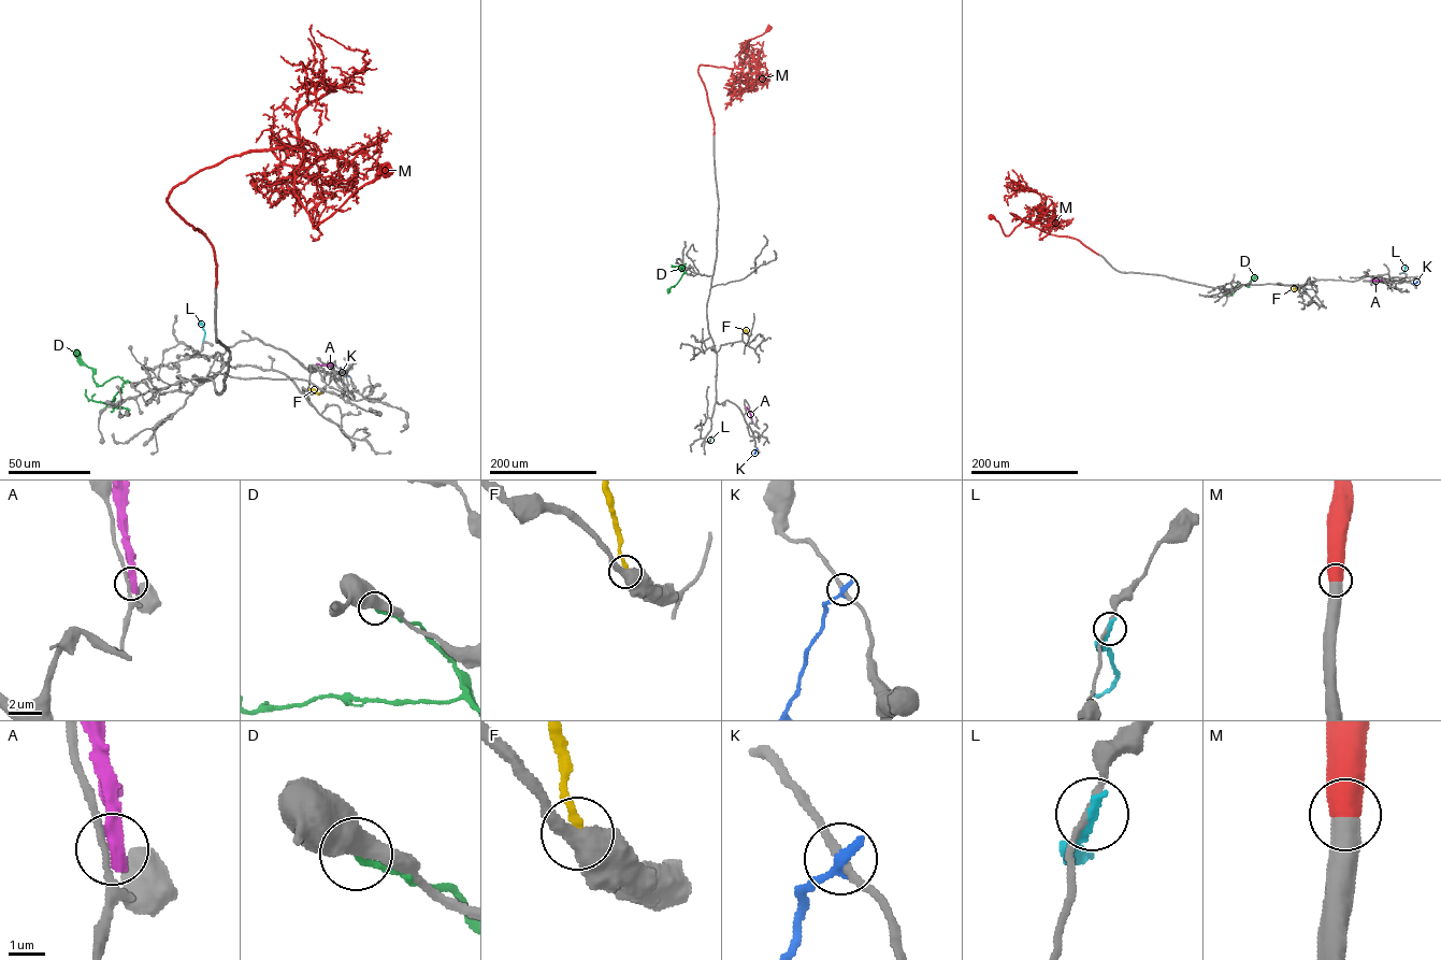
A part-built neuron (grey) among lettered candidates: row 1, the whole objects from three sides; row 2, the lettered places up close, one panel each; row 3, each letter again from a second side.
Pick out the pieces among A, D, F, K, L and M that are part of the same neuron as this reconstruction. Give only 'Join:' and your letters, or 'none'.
Join: M

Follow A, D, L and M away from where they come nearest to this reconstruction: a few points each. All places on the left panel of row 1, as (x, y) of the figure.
A: (332, 367), (316, 363)
D: (102, 410), (124, 381), (114, 376), (99, 385), (92, 369), (74, 352)
L: (204, 342), (203, 326), (198, 323)
M: (216, 286), (213, 246), (168, 194), (230, 157), (303, 148), (299, 113), (366, 62), (364, 52), (316, 31)

